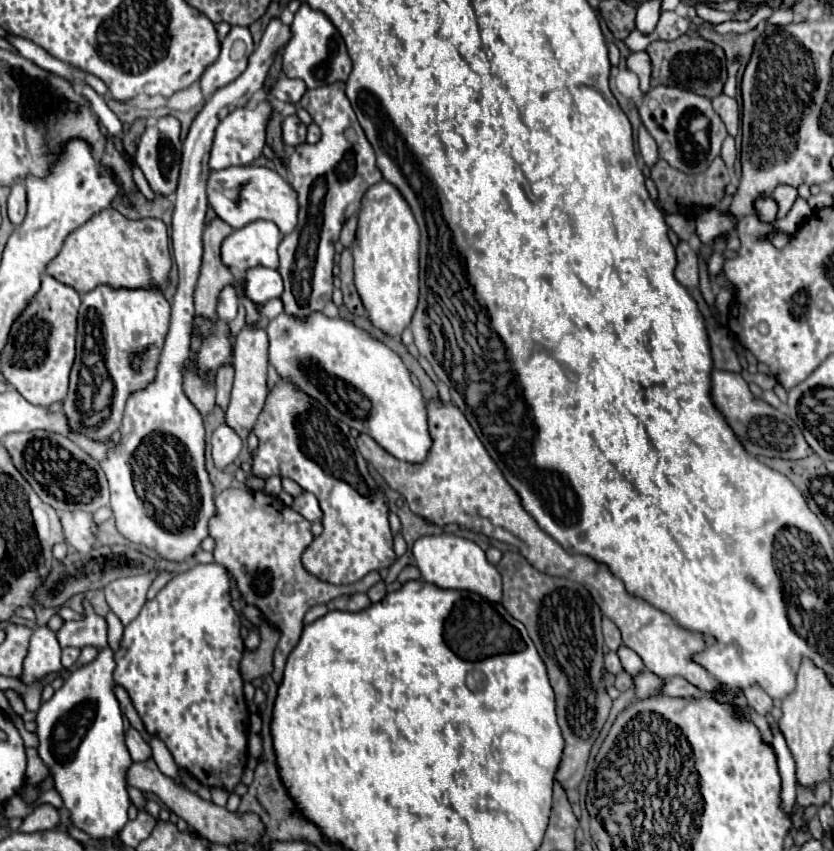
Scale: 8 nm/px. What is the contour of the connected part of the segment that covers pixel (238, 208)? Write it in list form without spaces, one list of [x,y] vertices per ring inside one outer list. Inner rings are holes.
[[[229,166],[227,170],[211,170],[207,178],[207,200],[215,214],[231,228],[243,228],[255,220],[271,220],[283,234],[297,226],[297,192],[275,172],[263,166]]]

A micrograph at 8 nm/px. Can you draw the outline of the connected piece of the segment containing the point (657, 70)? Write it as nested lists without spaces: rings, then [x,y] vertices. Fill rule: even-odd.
[[[679,36],[671,42],[655,40],[647,46],[647,52],[653,62],[653,78],[651,86],[675,86],[683,90],[691,90],[699,96],[715,98],[721,94],[723,84],[727,80],[727,60],[721,46],[701,38],[701,36]]]

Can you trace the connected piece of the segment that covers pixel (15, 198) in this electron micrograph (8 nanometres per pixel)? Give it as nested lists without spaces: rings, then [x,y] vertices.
[[[23,182],[13,184],[11,196],[9,196],[9,202],[7,202],[7,212],[9,212],[9,220],[13,224],[19,226],[23,222],[25,212],[27,212],[27,194],[25,194]]]

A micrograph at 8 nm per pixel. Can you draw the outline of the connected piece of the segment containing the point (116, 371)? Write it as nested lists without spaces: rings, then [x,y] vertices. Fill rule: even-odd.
[[[97,286],[81,296],[77,358],[71,370],[69,394],[63,400],[63,412],[75,432],[95,440],[109,440],[121,428],[125,402],[131,392],[147,386],[155,376],[159,352],[169,330],[171,302],[157,286],[127,290]],[[131,354],[143,358],[141,372],[131,368]],[[107,368],[107,372],[103,372]]]

